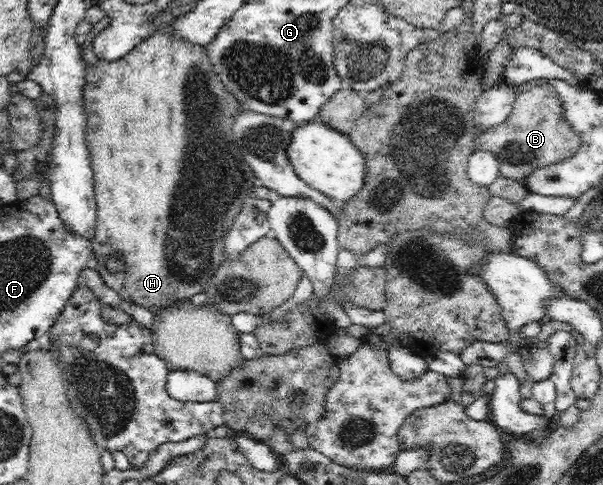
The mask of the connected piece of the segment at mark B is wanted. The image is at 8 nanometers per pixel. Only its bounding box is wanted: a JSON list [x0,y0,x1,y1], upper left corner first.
[477,81,580,181]

